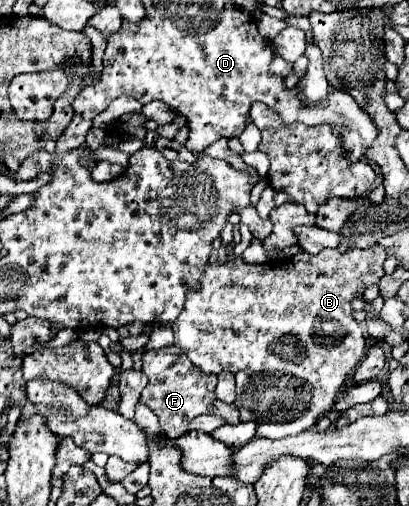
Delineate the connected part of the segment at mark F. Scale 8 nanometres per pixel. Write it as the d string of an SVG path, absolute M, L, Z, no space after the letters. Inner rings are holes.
M171 345L171 347L163 347L163 349L145 351L143 371L148 377L148 384L140 395L140 401L153 409L153 413L159 417L159 425L167 431L167 437L171 437L171 439L181 437L183 433L187 433L189 423L197 415L205 415L205 413L221 415L229 423L239 421L239 411L235 405L217 401L215 375L195 369L195 365L191 365L191 361L181 355L179 347Z

